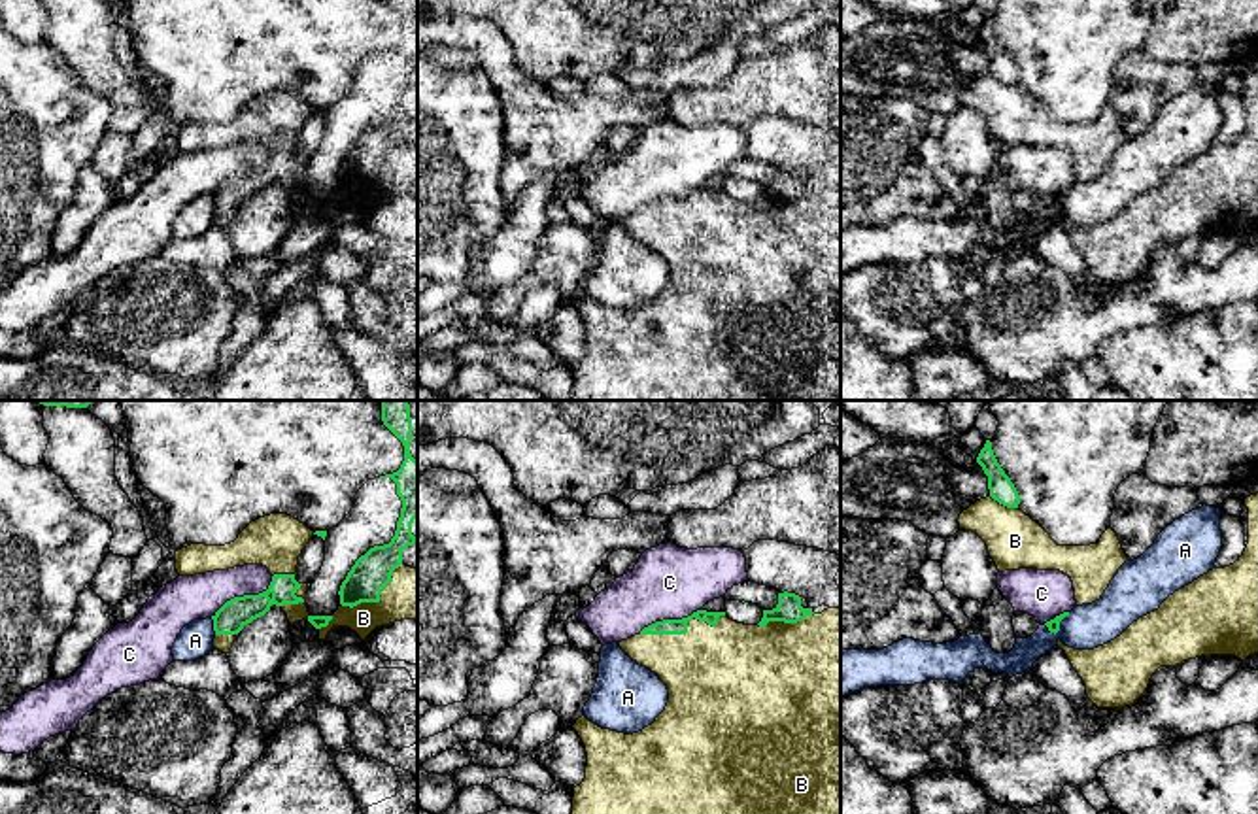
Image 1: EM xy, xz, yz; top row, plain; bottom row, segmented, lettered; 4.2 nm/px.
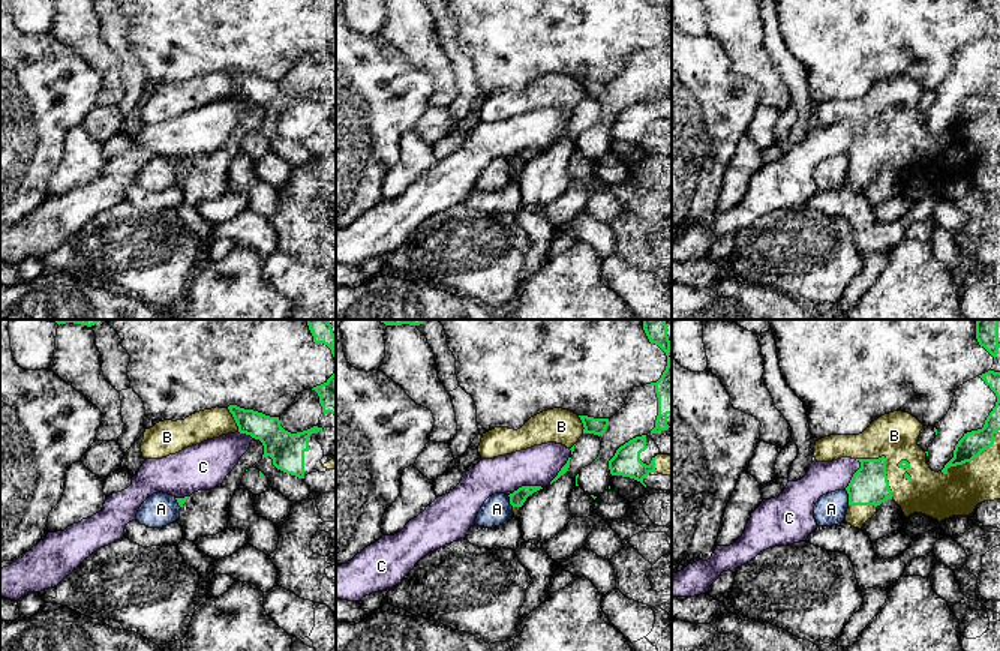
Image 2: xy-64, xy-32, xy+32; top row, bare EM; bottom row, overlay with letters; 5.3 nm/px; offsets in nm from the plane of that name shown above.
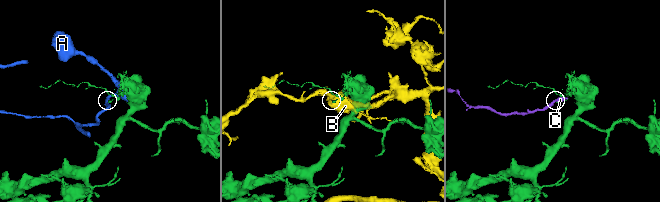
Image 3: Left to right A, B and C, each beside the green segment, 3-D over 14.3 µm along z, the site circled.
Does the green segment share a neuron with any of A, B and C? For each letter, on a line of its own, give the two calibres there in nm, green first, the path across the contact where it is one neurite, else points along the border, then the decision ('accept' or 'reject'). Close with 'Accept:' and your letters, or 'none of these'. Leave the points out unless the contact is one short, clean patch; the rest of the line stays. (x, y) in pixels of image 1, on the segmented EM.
A: calibres 50 and 190 nm; reject
B: calibres 60 and 460 nm; reject
C: calibres 130 and 190 nm; reject
Accept: none of these

